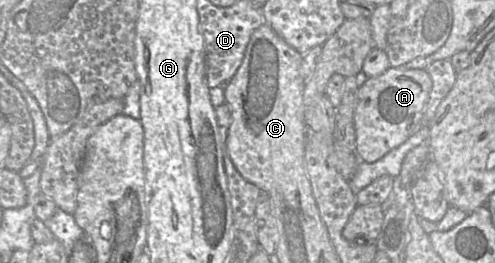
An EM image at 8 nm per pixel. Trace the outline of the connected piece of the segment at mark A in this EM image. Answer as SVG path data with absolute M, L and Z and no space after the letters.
M389 67L381 75L368 78L359 87L353 124L356 131L356 154L360 161L378 161L422 127L422 114L431 88L432 80L427 70L403 67Z

